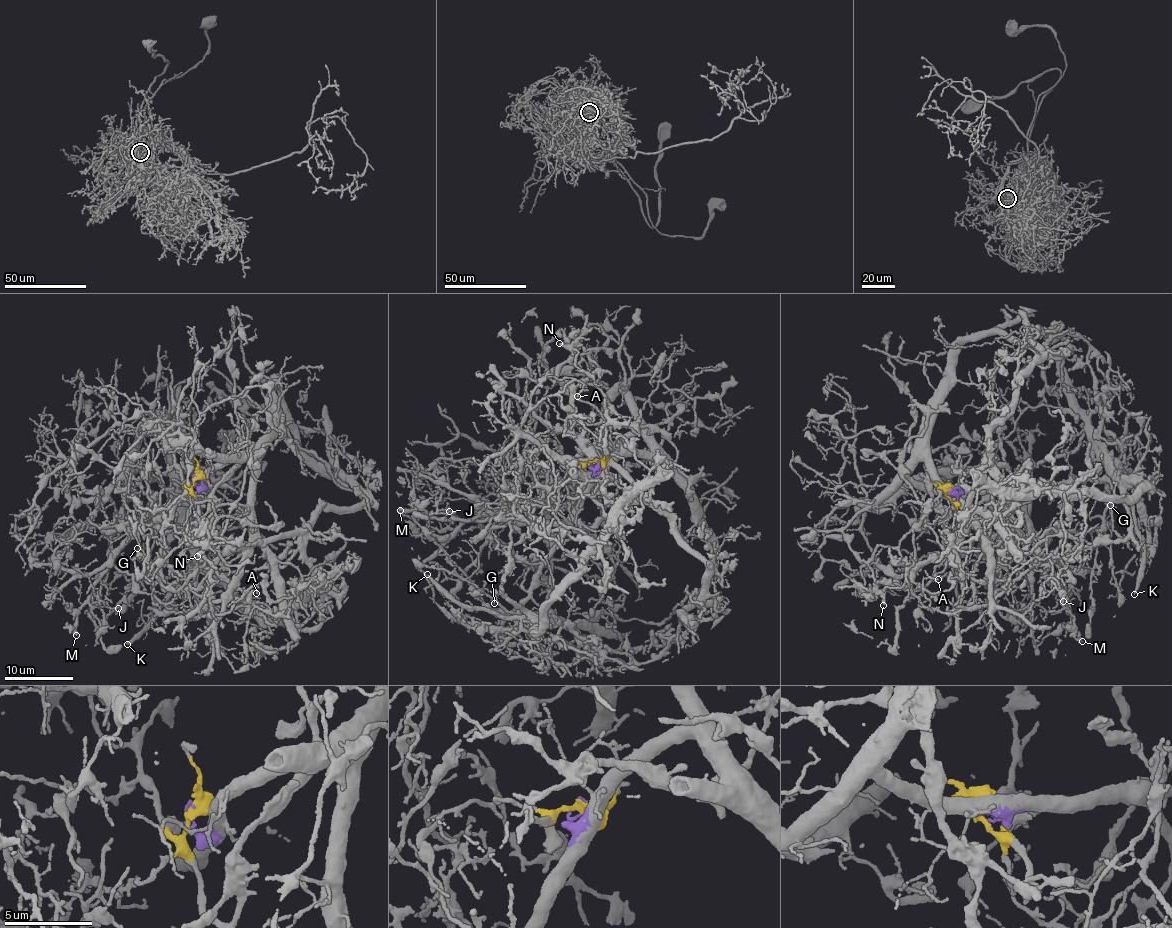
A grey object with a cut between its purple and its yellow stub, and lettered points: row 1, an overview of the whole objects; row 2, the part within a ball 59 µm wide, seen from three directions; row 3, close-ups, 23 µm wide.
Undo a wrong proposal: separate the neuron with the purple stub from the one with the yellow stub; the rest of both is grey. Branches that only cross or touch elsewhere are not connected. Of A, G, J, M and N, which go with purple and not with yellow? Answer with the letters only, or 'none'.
G, J, M

